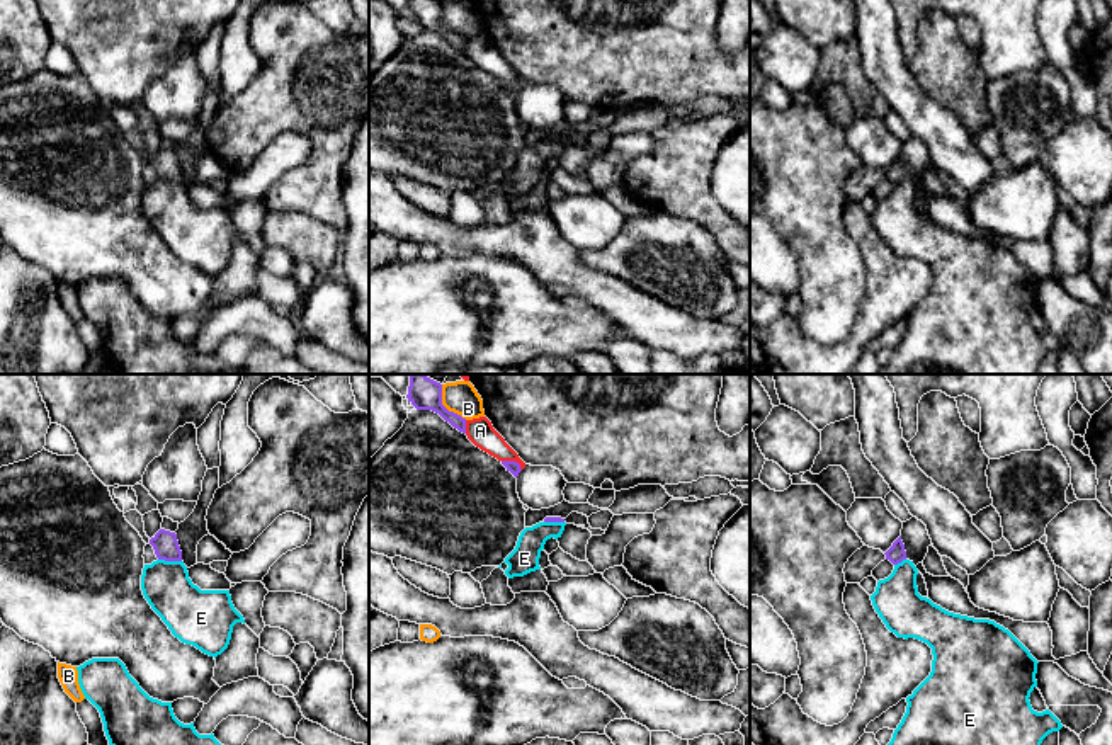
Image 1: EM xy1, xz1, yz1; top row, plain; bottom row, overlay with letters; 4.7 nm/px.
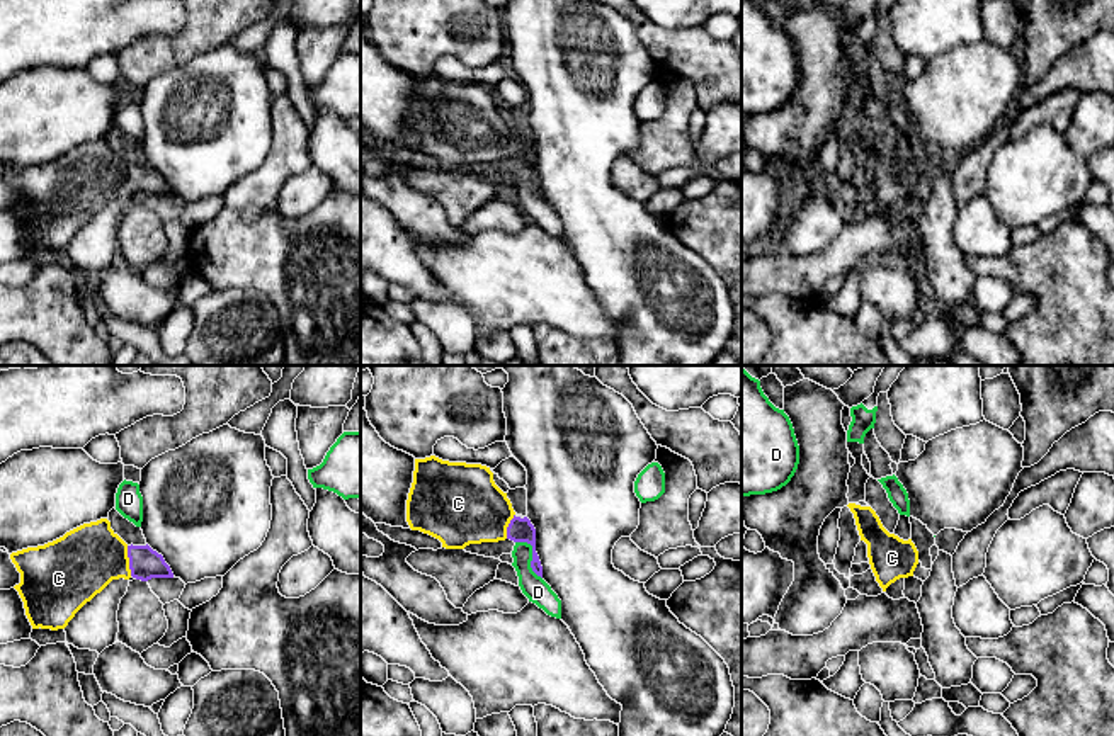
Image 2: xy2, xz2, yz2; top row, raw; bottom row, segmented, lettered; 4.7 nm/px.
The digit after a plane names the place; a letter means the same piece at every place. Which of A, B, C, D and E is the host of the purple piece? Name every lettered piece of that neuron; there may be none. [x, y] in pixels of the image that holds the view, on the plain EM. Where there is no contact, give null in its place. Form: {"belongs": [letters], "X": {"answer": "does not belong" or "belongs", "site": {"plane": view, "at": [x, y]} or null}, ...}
{"belongs": ["C"], "A": {"answer": "does not belong", "site": {"plane": "xz1", "at": [514, 80]}}, "B": {"answer": "does not belong", "site": {"plane": "xz1", "at": [444, 26]}}, "C": {"answer": "belongs", "site": {"plane": "xy2", "at": [130, 181]}}, "D": {"answer": "does not belong", "site": {"plane": "xz2", "at": [533, 174]}}, "E": {"answer": "does not belong", "site": {"plane": "xy1", "at": [170, 179]}}}

